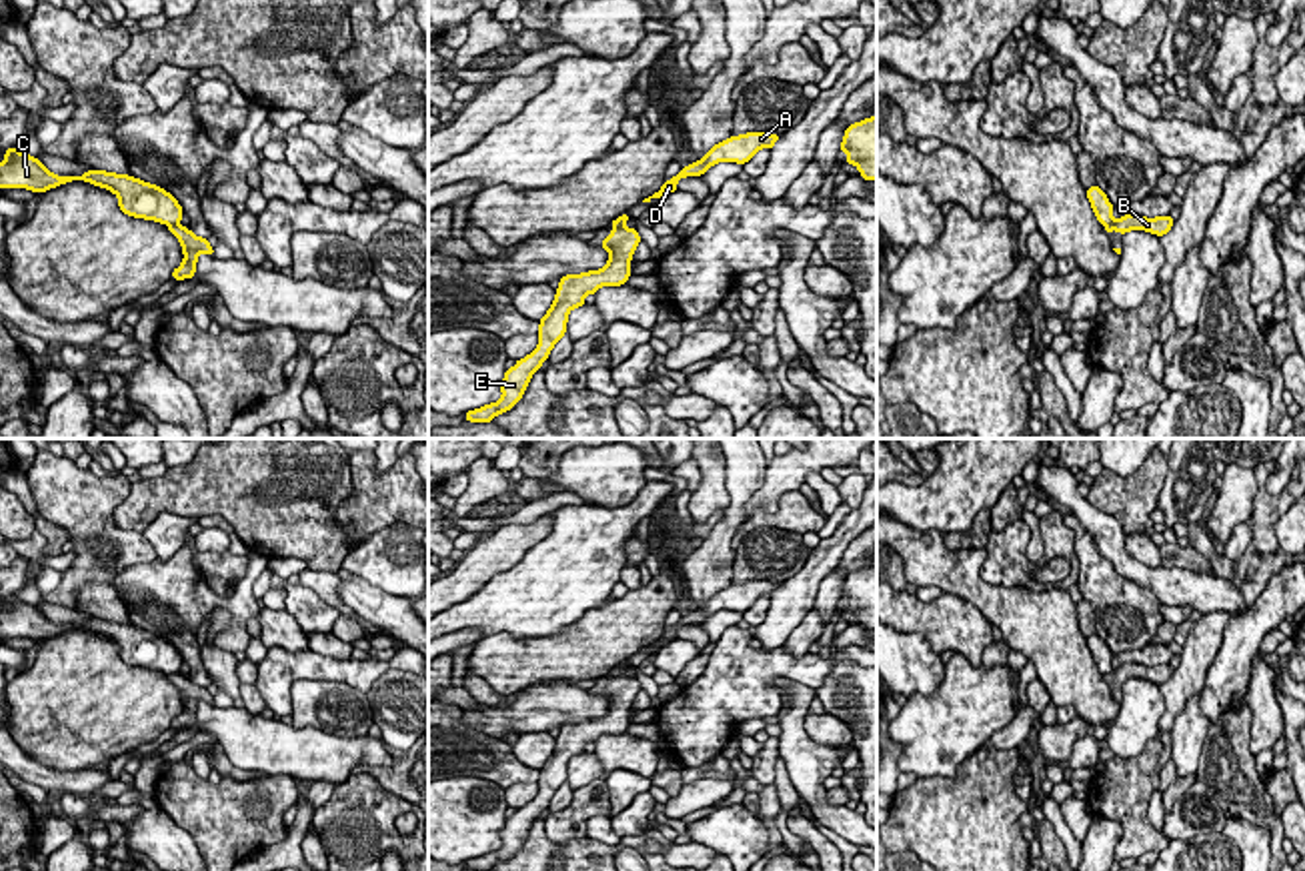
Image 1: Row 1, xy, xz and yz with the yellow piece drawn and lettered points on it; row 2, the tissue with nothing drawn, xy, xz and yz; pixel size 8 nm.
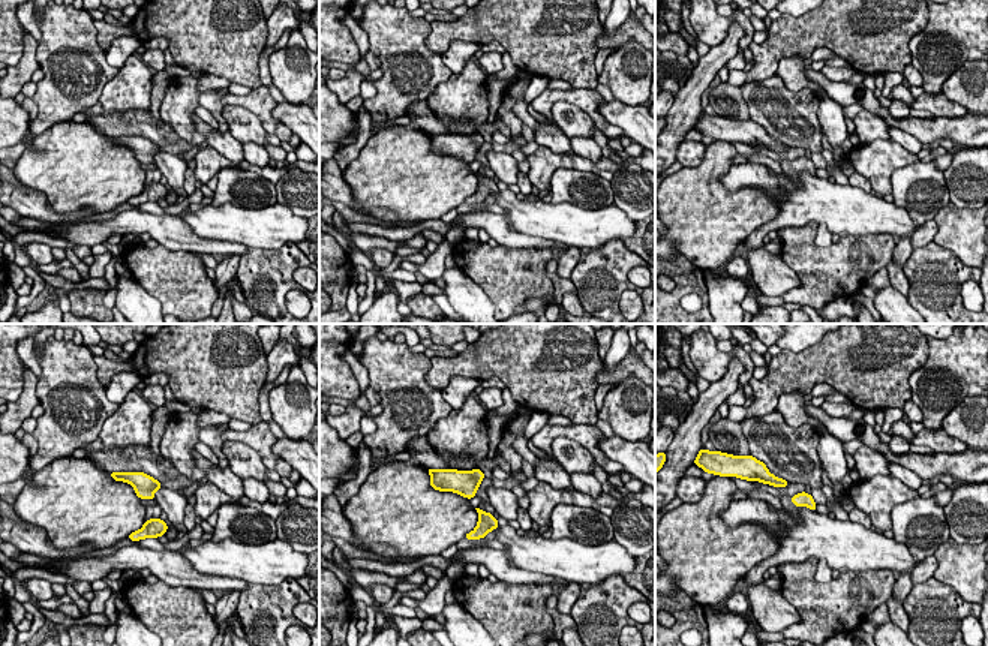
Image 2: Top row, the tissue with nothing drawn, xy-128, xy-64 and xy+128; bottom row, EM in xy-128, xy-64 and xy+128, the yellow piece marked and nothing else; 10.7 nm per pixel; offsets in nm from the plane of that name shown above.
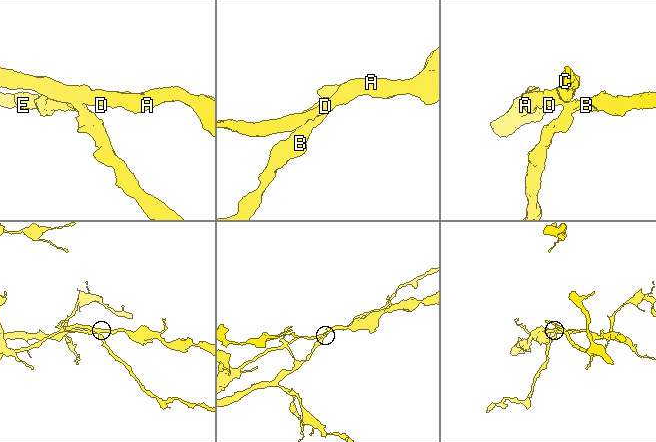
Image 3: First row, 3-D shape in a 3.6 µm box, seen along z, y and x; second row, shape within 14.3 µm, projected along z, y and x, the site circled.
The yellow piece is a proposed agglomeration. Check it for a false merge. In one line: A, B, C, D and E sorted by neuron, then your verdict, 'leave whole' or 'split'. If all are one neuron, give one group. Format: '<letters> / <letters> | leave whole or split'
A C D / B E | split

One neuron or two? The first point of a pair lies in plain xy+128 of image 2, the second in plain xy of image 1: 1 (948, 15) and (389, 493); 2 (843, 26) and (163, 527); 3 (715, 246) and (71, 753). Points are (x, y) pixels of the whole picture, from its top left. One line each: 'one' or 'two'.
1: one
2: two
3: one

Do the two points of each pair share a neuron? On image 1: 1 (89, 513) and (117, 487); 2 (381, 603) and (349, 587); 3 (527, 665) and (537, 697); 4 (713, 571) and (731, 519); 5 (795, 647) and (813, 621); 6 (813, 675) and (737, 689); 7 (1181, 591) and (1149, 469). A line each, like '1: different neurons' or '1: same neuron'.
1: same neuron
2: same neuron
3: different neurons
4: same neuron
5: same neuron
6: same neuron
7: different neurons

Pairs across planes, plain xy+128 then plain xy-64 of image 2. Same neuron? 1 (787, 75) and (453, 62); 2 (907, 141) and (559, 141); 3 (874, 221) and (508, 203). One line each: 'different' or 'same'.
1: same
2: different
3: same

